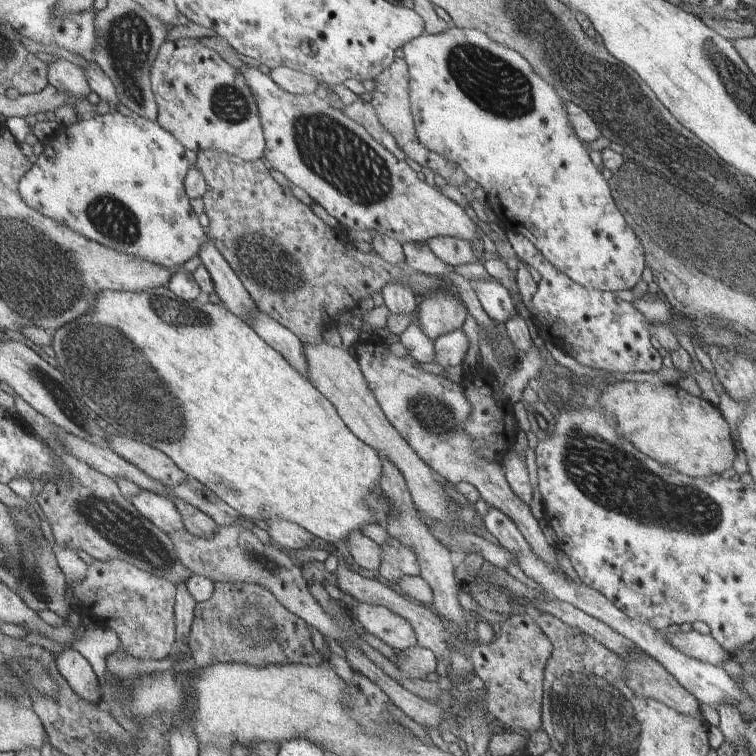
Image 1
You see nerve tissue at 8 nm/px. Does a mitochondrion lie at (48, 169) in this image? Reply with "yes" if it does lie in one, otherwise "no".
no

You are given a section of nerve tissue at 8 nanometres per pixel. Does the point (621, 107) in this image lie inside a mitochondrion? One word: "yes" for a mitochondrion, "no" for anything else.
yes

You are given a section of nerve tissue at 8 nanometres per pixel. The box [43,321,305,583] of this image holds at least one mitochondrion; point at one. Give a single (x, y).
(122, 531)

